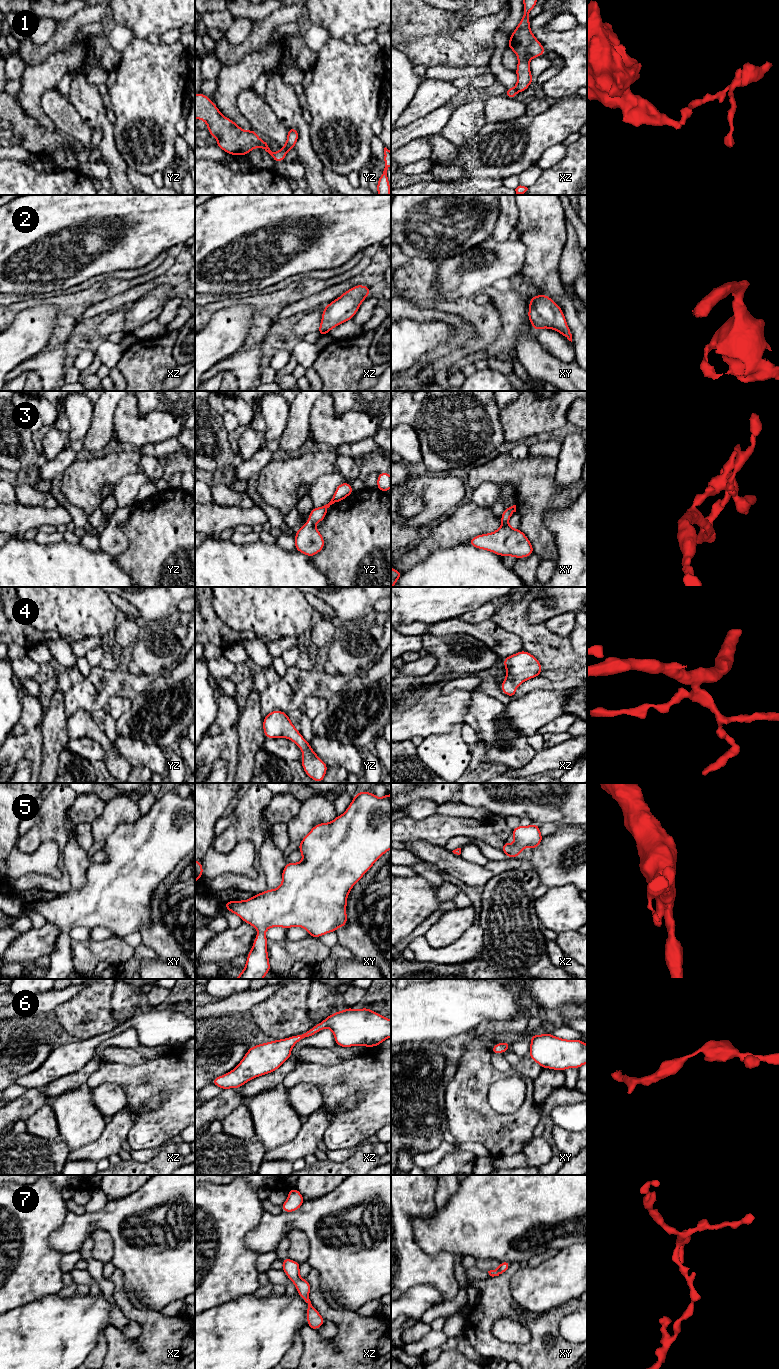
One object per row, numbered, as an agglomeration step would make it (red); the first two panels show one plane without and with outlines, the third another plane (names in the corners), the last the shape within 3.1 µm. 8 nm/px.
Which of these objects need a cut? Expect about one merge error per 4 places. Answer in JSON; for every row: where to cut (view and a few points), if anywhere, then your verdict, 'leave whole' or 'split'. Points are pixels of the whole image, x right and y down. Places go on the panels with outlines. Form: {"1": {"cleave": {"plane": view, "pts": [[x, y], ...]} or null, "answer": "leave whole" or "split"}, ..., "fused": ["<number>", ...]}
{"1": {"cleave": {"plane": "yz", "pts": [[283, 146], [286, 152]]}, "answer": "split"}, "2": {"cleave": null, "answer": "leave whole"}, "3": {"cleave": null, "answer": "leave whole"}, "4": {"cleave": null, "answer": "leave whole"}, "5": {"cleave": null, "answer": "leave whole"}, "6": {"cleave": null, "answer": "leave whole"}, "7": {"cleave": null, "answer": "leave whole"}, "fused": ["1"]}

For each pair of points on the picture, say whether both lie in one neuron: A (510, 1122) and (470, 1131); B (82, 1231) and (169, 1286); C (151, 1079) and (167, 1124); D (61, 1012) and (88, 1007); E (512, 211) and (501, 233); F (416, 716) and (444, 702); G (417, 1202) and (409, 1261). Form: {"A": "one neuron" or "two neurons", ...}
{"A": "one neuron", "B": "one neuron", "C": "one neuron", "D": "one neuron", "E": "one neuron", "F": "one neuron", "G": "one neuron"}

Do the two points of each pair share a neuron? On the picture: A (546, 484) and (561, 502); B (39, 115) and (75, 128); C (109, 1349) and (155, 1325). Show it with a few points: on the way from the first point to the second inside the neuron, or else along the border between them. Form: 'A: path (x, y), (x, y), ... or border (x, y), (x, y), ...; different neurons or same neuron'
A: path (547, 488), (557, 498); same neuron
B: border (41, 97), (41, 109), (55, 128); different neurons
C: path (121, 1349), (133, 1349), (145, 1337); same neuron

